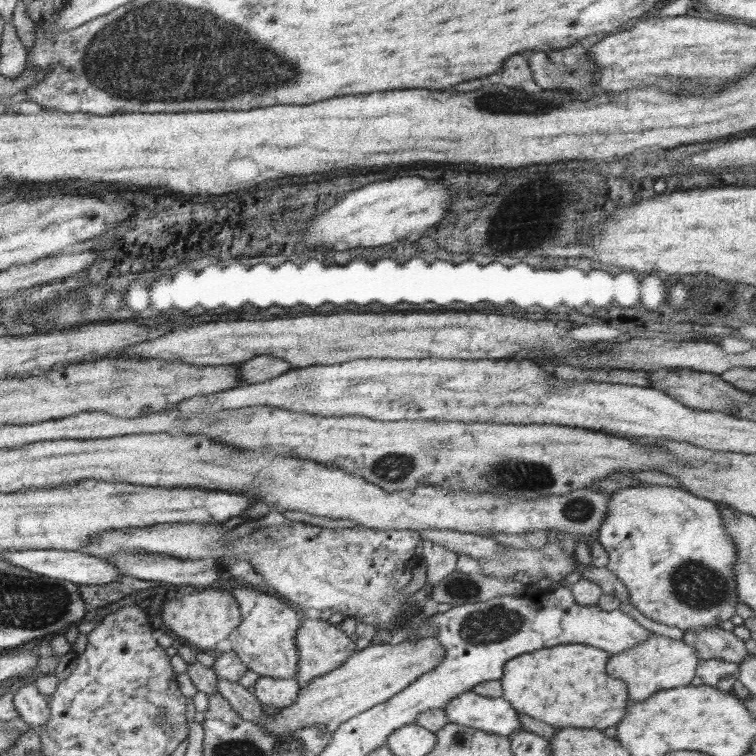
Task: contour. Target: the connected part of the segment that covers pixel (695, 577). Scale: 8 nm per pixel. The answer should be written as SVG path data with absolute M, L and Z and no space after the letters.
M631 486L617 491L610 495L607 511L601 525L599 526L596 540L606 549L609 556L607 570L610 570L628 589L630 593L630 603L640 611L646 618L655 620L660 624L669 627L676 627L682 631L694 630L700 626L720 627L724 620L729 620L736 614L736 606L740 603L738 599L738 583L736 583L736 573L734 573L734 564L736 564L737 550L727 533L723 520L720 518L719 510L715 501L700 498L698 495L690 494L682 488L667 486Z

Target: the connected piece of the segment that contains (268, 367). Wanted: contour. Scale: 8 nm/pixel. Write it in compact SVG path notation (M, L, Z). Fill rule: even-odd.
M258 355L241 363L238 370L239 383L242 386L282 377L282 374L289 372L291 368L289 362L277 356Z

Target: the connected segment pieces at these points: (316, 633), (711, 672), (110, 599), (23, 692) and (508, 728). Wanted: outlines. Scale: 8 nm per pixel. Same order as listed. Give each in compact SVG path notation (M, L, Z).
M303 618L302 626L298 628L296 647L298 647L299 661L295 679L300 688L305 687L313 678L326 674L346 662L357 650L355 641L349 638L336 625L322 619Z
M716 658L699 659L695 673L700 676L704 684L732 692L734 682L739 680L739 664Z
M122 576L110 584L78 584L78 593L84 603L92 605L94 608L105 607L115 603L116 600L136 592L136 590L146 590L150 588L148 580L139 580L132 576Z
M34 684L22 685L13 696L13 704L20 719L40 727L50 720L50 706Z
M466 691L457 697L443 708L450 723L503 737L524 729L518 712L503 697L486 698L474 691Z

